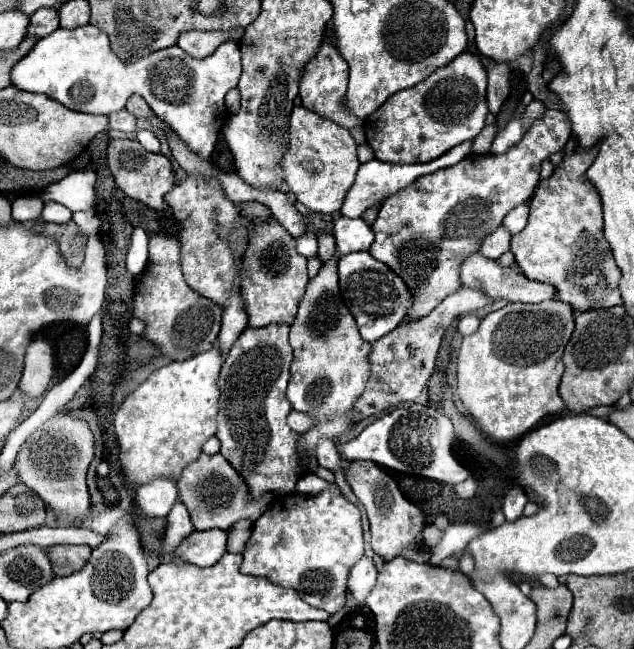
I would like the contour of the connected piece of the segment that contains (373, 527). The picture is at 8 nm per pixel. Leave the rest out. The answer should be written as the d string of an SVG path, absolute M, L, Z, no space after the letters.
M364 460L350 462L346 480L352 492L356 494L356 498L366 508L366 514L370 520L370 536L372 536L370 544L384 562L390 558L396 558L398 554L402 554L402 550L422 550L424 548L422 530L426 526L426 520L424 520L422 510L402 496L396 482L378 464L364 462Z

